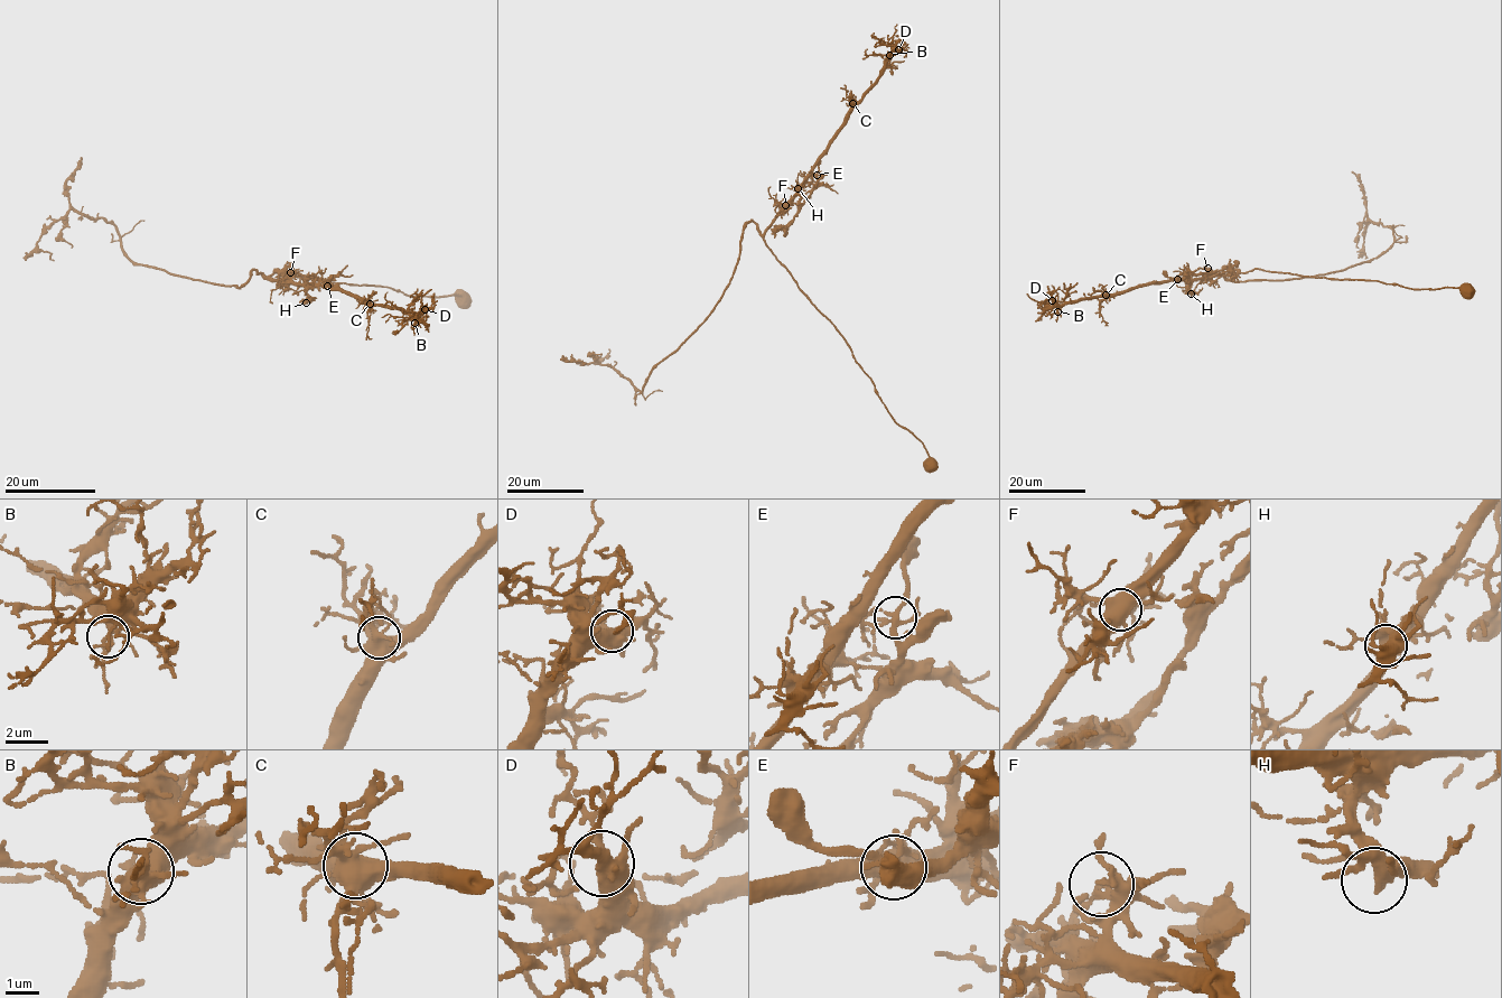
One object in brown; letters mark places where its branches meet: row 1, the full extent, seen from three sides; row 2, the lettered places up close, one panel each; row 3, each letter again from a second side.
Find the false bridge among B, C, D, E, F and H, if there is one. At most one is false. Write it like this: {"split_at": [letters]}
{"split_at": ["E"]}

